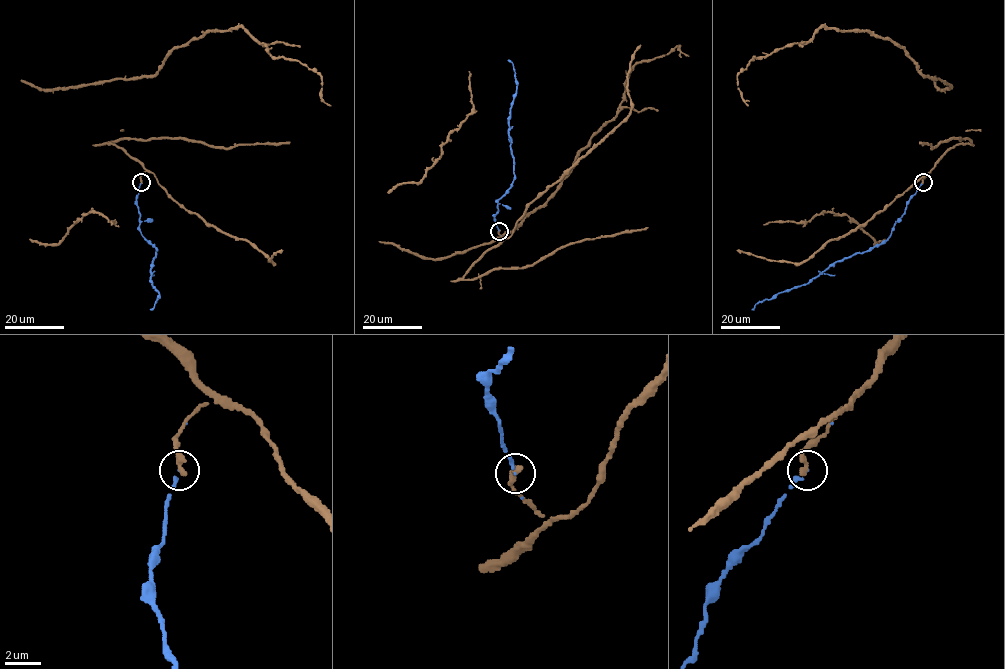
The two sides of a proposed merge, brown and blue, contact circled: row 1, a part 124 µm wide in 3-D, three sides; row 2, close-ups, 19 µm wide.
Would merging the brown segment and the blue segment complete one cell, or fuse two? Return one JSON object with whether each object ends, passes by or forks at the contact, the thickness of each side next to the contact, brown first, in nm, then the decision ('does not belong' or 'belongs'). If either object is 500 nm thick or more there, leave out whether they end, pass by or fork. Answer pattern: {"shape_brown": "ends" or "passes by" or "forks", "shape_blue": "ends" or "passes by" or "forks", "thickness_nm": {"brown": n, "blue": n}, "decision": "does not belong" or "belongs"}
{"shape_brown": "ends", "shape_blue": "ends", "thickness_nm": {"brown": 420, "blue": 140}, "decision": "belongs"}

